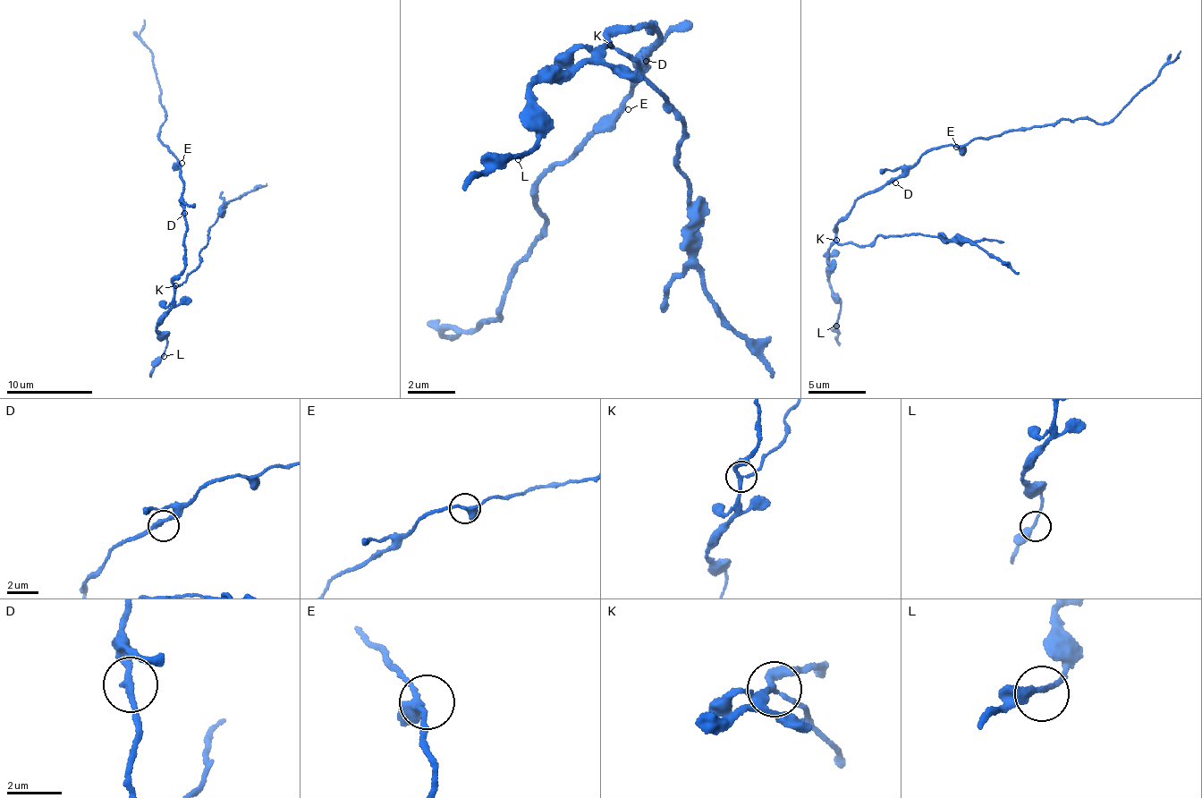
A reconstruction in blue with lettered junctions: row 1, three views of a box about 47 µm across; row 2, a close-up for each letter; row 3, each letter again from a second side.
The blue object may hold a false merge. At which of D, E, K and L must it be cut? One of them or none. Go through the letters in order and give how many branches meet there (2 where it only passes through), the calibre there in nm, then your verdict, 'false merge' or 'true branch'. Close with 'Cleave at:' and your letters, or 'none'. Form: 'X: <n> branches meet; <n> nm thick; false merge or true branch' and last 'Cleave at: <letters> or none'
D: 2 branches meet; 260 nm thick; true branch
E: 3 branches meet; 240 nm thick; true branch
K: 3 branches meet; 200 nm thick; false merge
L: 2 branches meet; 280 nm thick; true branch
Cleave at: K

